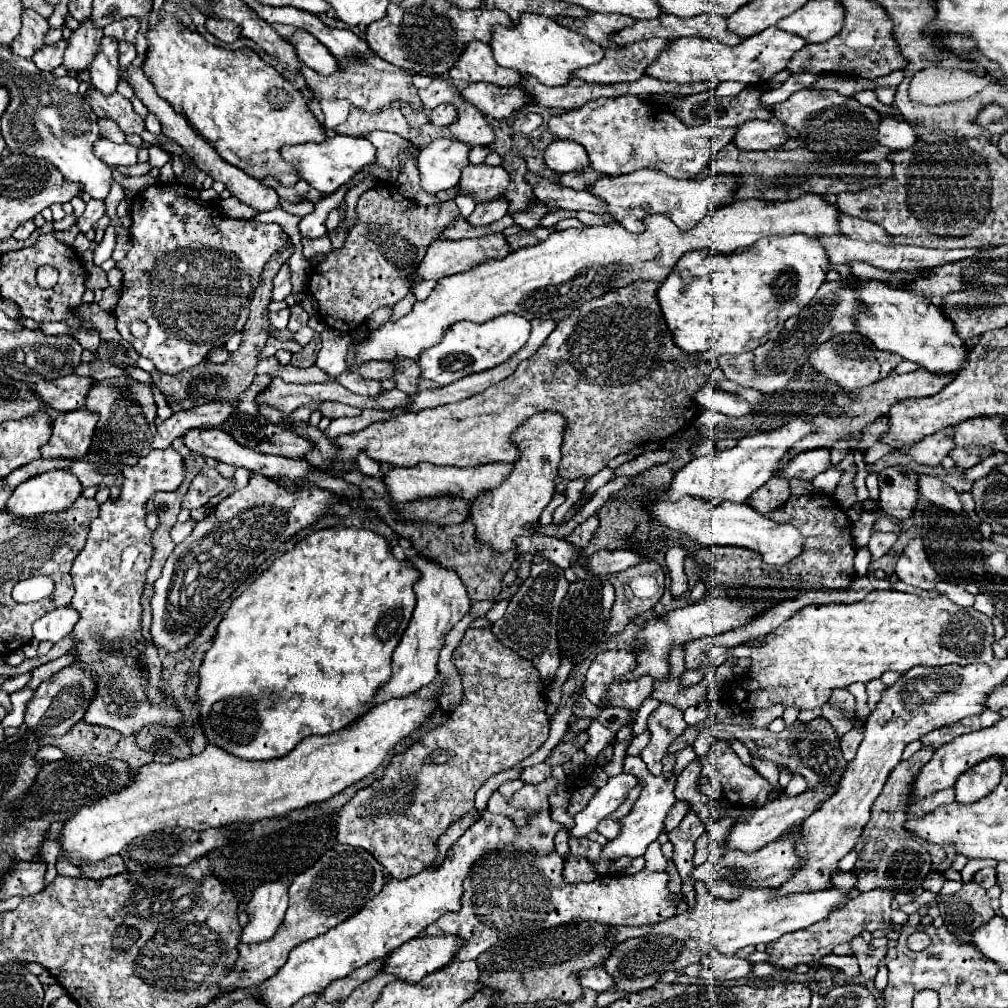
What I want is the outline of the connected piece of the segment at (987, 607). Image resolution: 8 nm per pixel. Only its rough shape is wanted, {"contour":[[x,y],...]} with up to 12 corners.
{"contour":[[977,594],[973,608],[993,618],[995,608],[985,594]]}

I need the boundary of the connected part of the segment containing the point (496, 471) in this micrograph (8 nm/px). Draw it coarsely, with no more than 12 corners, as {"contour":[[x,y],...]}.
{"contour":[[505,462],[391,468],[395,504],[417,496],[473,500],[509,476]]}

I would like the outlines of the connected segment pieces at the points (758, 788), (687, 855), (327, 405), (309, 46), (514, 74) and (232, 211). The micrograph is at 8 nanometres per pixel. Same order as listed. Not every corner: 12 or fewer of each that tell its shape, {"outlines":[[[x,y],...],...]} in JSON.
{"outlines":[[[727,742],[701,758],[731,804],[769,802],[771,784],[745,766]],[[691,810],[669,832],[675,866],[688,907],[695,904],[693,870],[695,840],[705,832]],[[319,402],[321,414],[327,418],[359,416],[361,410],[339,404]],[[297,30],[287,40],[297,58],[319,74],[339,62],[315,36]],[[471,42],[449,76],[517,86],[521,72],[499,66],[491,46]],[[235,196],[221,200],[219,208],[229,218],[251,220],[259,212]]]}

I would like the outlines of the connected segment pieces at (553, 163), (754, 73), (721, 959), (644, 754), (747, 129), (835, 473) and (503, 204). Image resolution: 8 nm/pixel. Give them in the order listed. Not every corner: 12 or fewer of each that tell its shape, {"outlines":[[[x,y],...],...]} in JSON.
{"outlines":[[[553,140],[543,160],[557,174],[583,170],[587,152],[573,140]],[[771,26],[739,46],[671,42],[647,74],[759,86],[807,42]],[[703,956],[701,978],[737,980],[751,972],[739,956]],[[659,704],[649,716],[651,740],[641,750],[647,768],[661,774],[667,746],[687,728],[683,712]],[[749,120],[739,126],[735,144],[773,150],[789,140],[787,124]],[[831,467],[812,482],[816,489],[831,494],[843,471]],[[509,200],[481,202],[467,218],[471,226],[487,226],[507,214]]]}

